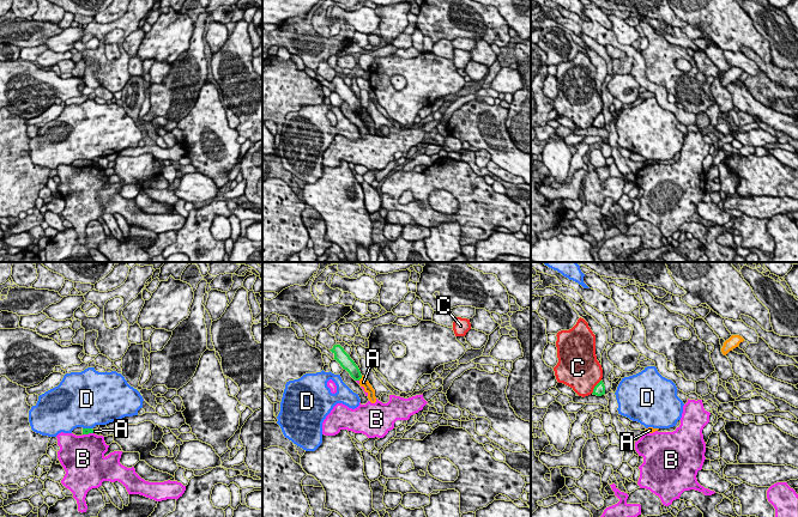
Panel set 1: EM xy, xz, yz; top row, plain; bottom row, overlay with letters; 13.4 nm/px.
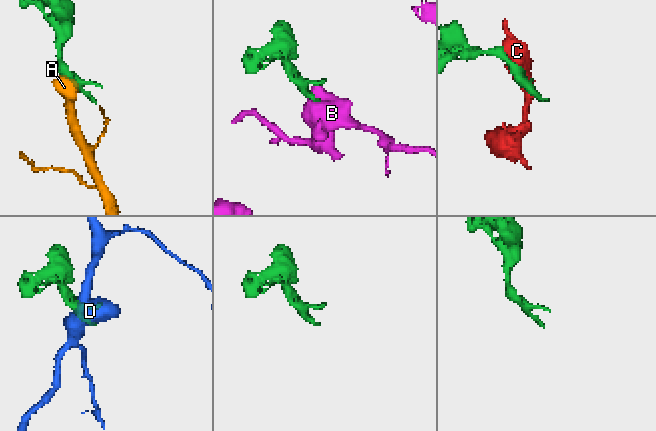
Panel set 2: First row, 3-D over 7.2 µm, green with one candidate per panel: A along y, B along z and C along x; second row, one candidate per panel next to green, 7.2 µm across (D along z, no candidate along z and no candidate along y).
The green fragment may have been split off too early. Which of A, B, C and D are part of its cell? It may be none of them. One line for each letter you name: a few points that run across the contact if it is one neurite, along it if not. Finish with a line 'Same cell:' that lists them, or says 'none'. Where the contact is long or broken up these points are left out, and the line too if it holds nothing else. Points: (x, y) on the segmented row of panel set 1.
Same cell: none

